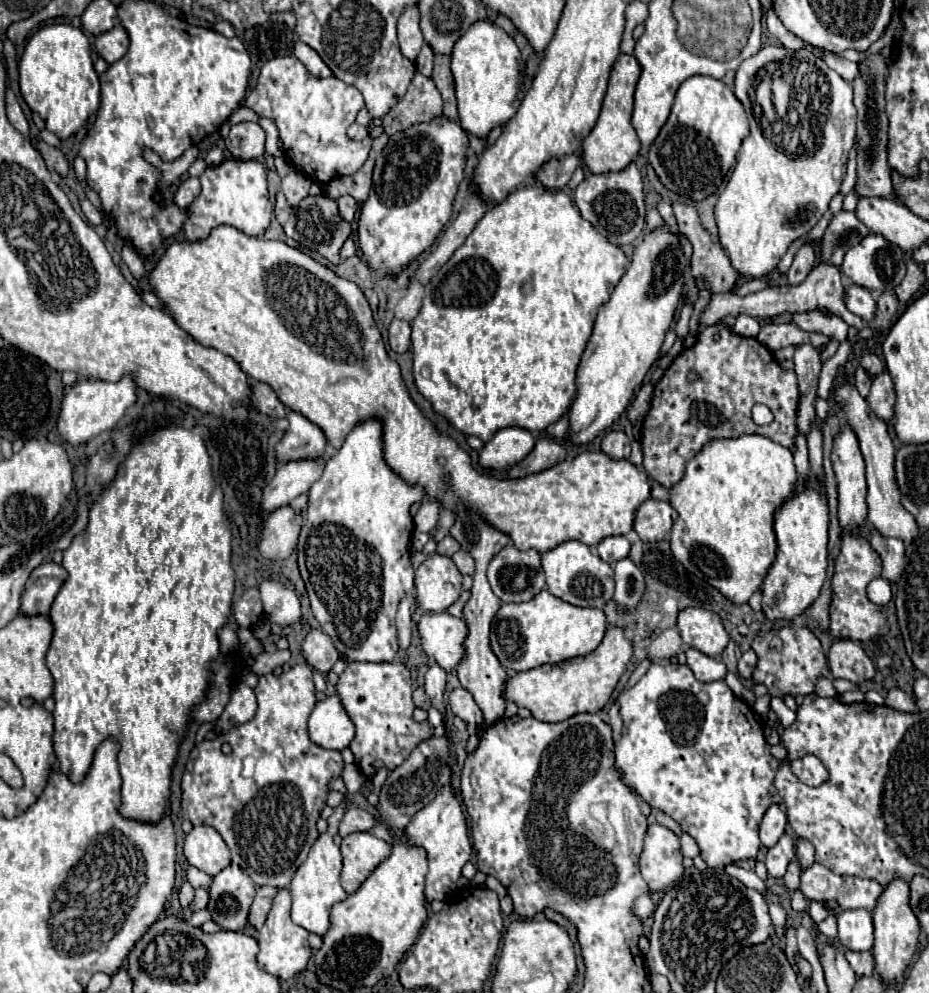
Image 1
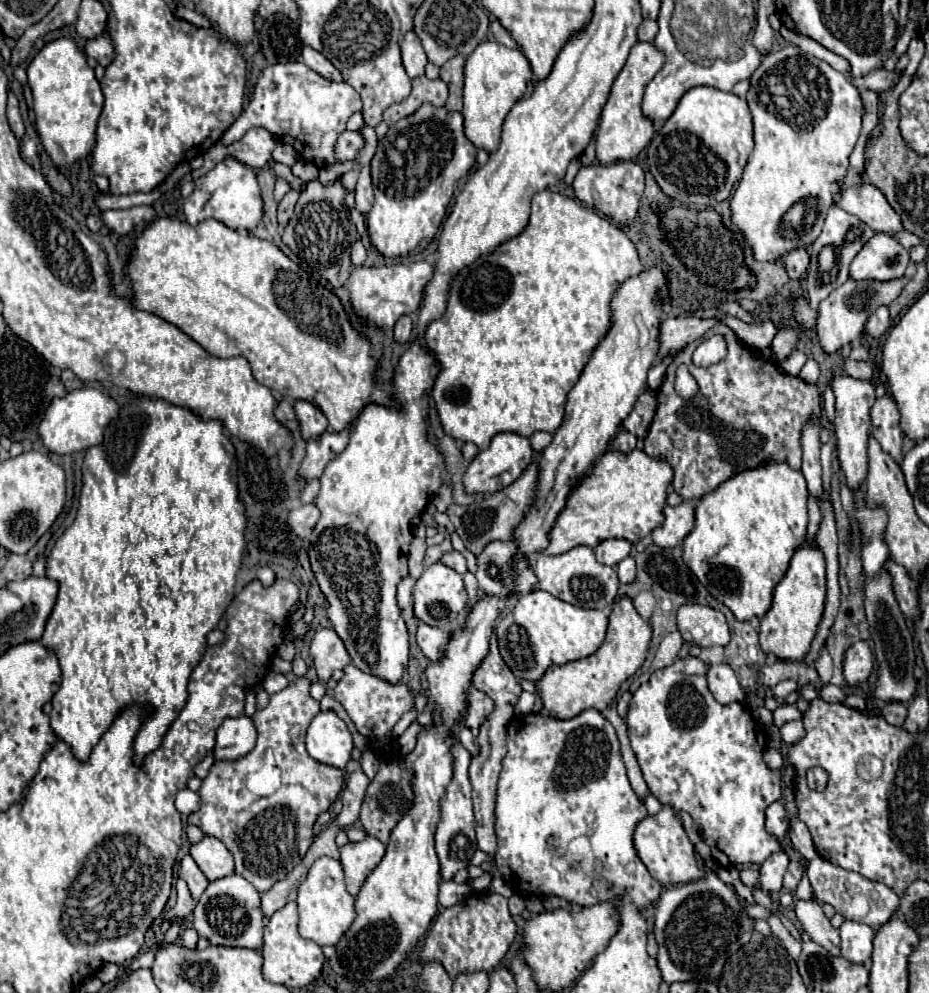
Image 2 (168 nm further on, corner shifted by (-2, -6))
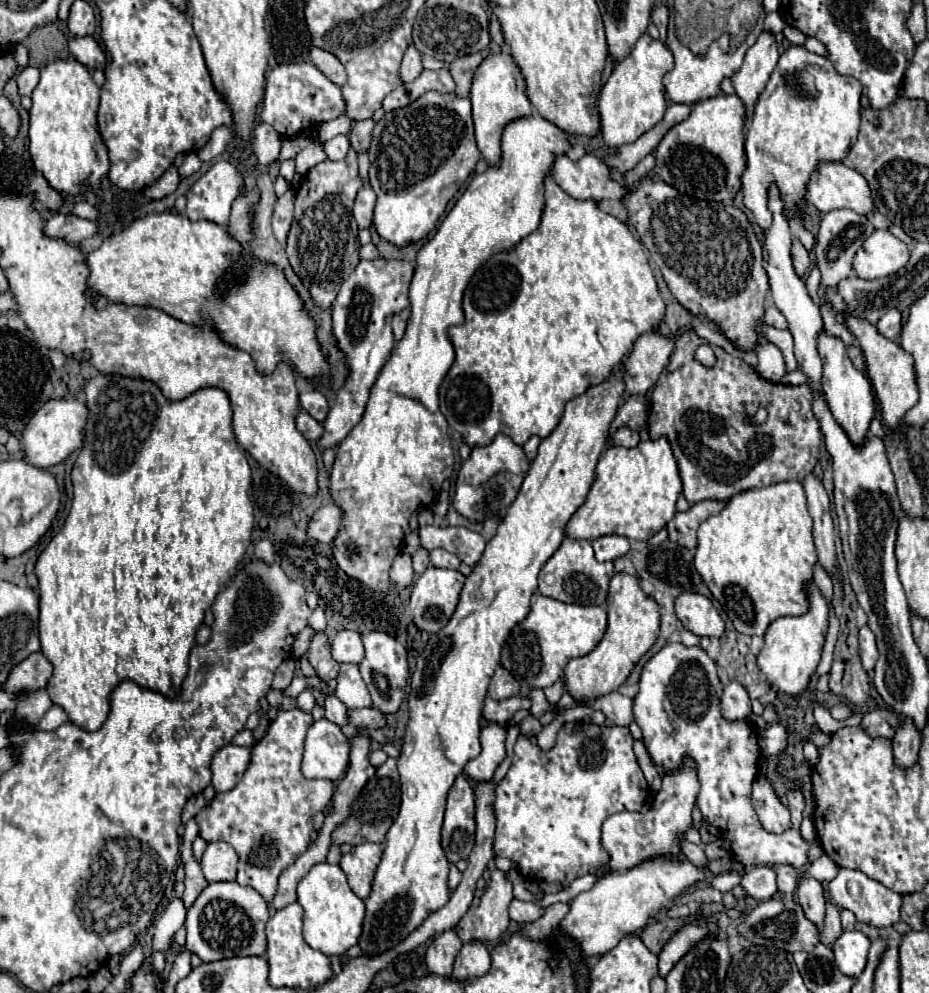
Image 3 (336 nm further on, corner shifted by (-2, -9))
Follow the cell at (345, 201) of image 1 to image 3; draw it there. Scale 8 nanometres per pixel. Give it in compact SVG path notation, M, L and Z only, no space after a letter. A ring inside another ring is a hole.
M368 119L368 121L358 121L352 125L352 131L350 131L350 143L352 143L352 149L356 153L362 153L362 151L368 151L370 143L372 143L372 129L374 129L374 121Z

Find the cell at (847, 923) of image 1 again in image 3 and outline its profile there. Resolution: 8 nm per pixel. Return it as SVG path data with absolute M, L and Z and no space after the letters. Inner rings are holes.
M856 929L844 931L832 943L838 969L850 977L858 977L864 971L868 961L868 949L870 949L870 939Z

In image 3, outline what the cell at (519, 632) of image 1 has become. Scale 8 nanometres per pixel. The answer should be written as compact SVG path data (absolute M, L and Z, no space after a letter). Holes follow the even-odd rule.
M532 595L532 609L528 617L516 627L520 633L512 633L502 647L502 667L508 669L516 681L530 683L528 687L548 687L562 677L564 665L574 659L588 655L606 633L606 611L602 607L582 607L544 597Z

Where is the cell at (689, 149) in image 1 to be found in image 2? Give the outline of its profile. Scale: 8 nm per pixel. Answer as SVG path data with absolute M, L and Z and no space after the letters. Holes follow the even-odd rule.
M698 86L698 88L688 90L682 96L674 114L656 132L646 152L648 152L650 172L666 196L680 198L684 204L690 204L690 196L702 194L702 196L708 196L708 204L714 206L732 194L732 188L740 180L740 174L748 162L748 154L752 152L752 148L754 148L752 116L750 116L746 100L742 100L740 96L732 92Z

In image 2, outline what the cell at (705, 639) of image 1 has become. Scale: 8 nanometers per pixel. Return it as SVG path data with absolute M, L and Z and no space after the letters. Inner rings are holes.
M682 604L676 612L678 616L678 630L682 634L682 638L690 644L696 644L700 648L710 648L710 646L726 646L728 640L730 640L730 632L728 632L728 624L726 624L726 618L722 612L710 608L710 606L704 606L704 604Z

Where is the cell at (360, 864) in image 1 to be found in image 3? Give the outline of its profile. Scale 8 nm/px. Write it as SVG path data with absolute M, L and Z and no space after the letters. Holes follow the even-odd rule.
M360 843L350 853L342 855L340 867L348 877L350 889L360 897L366 899L372 887L374 871L380 863L382 847L378 843Z

